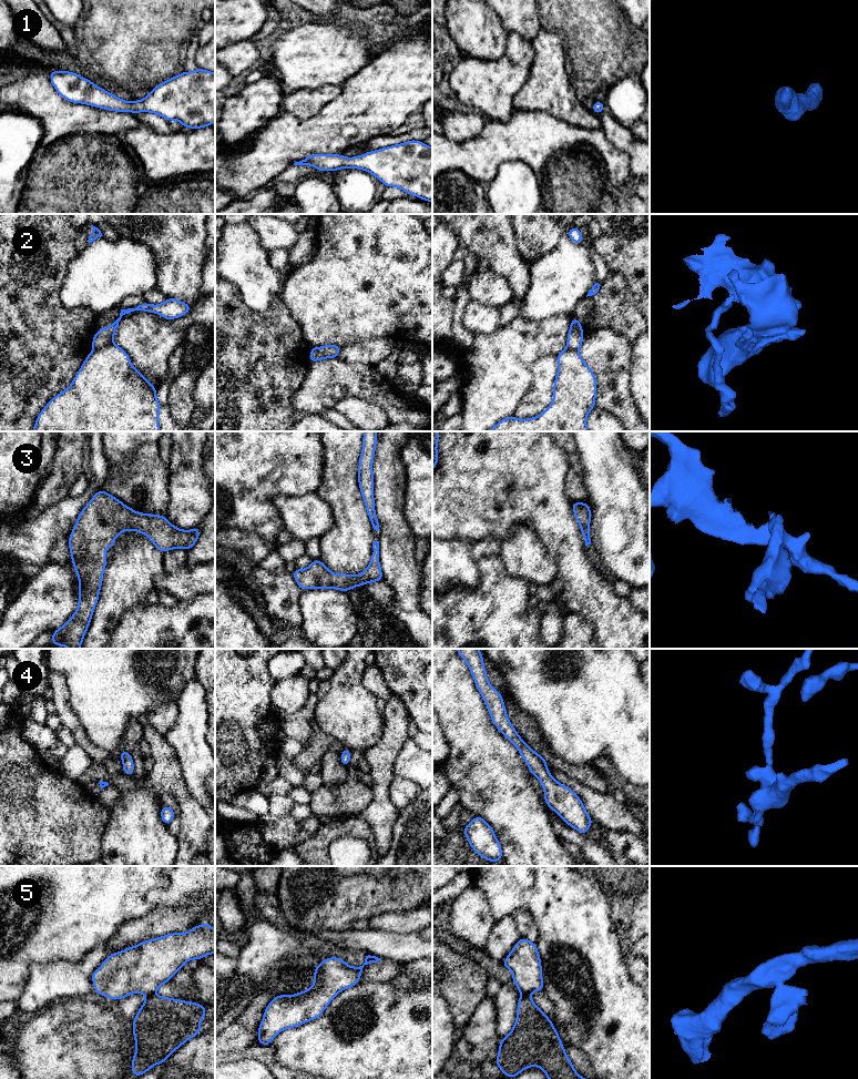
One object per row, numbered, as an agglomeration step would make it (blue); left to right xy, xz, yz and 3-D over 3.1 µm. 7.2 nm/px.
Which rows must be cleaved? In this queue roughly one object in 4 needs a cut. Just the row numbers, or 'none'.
2, 5

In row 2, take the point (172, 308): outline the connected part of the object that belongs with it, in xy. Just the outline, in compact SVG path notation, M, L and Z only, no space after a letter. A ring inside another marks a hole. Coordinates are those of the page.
M167 297L164 303L159 305L152 305L144 302L135 308L121 309L120 317L111 326L103 327L99 332L95 332L92 339L92 347L93 349L98 349L113 343L115 332L119 327L119 322L125 314L129 314L134 311L151 312L162 316L165 319L171 320L184 316L192 309L192 307L193 306L190 306L182 301Z

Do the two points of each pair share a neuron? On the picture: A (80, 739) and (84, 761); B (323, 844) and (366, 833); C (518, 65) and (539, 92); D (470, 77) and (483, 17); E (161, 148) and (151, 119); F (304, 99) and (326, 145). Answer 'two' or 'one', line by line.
A: two
B: one
C: two
D: two
E: two
F: two

